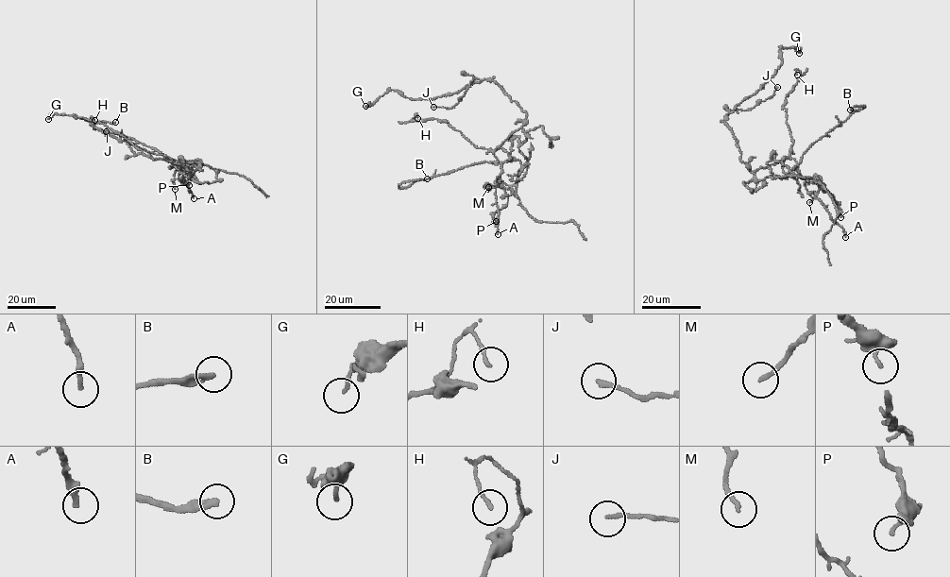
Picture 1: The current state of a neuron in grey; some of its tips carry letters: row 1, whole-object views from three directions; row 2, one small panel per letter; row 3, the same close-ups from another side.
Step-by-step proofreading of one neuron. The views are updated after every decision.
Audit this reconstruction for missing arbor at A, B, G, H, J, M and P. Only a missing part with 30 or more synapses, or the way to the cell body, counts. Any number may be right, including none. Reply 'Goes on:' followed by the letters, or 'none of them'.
Goes on: A, B

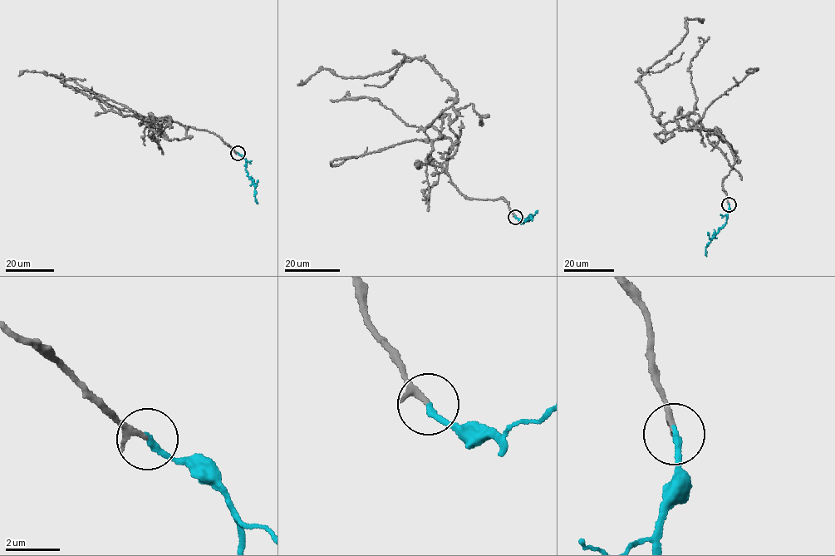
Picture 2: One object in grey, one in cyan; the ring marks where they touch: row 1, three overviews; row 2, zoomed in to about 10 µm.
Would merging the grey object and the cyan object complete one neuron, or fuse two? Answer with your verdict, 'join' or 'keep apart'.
join

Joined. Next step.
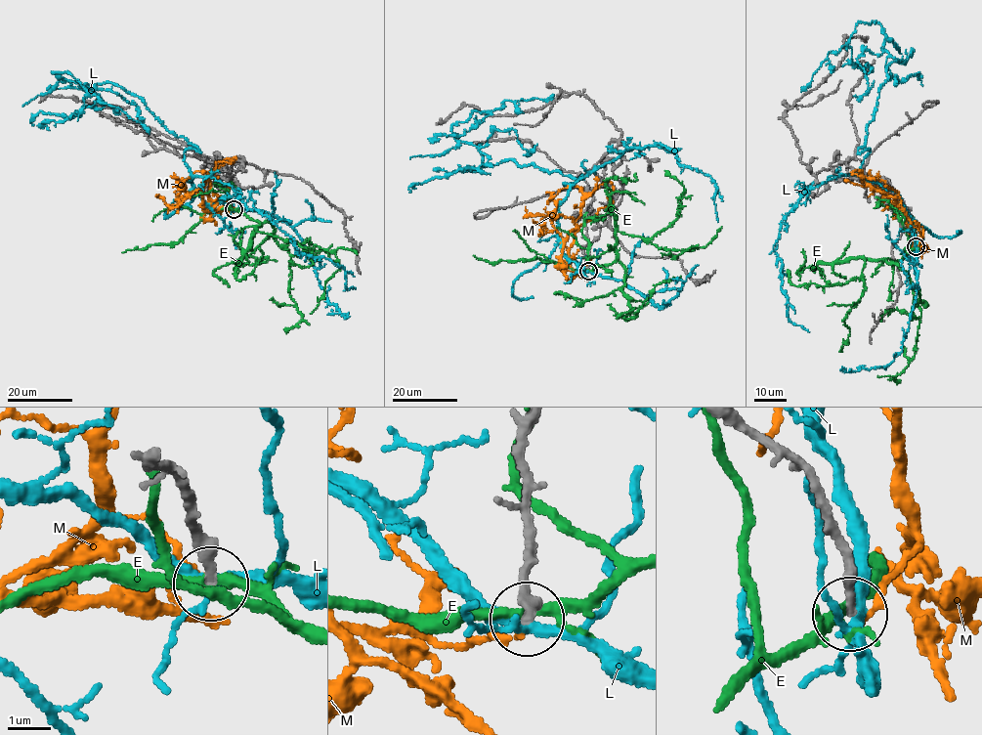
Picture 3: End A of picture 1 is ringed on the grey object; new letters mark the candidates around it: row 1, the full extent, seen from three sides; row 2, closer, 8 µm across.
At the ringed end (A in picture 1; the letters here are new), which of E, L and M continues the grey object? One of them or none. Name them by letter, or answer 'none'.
none

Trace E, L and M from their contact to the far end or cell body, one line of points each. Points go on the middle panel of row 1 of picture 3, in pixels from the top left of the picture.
E: (587, 271), (616, 260), (617, 231), (650, 240), (662, 249), (697, 246), (676, 257), (670, 253), (661, 256)
L: (587, 271), (557, 232), (564, 184), (581, 175), (485, 164), (451, 130), (474, 110), (553, 95)
M: (587, 272), (572, 271), (561, 258), (576, 225), (574, 219), (528, 215), (525, 207)

